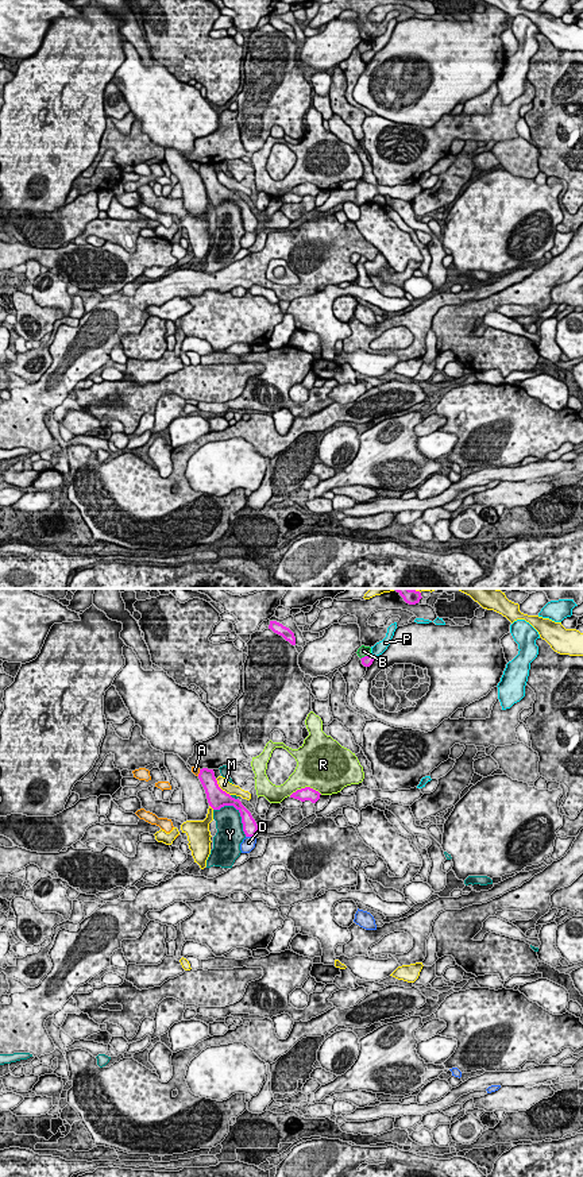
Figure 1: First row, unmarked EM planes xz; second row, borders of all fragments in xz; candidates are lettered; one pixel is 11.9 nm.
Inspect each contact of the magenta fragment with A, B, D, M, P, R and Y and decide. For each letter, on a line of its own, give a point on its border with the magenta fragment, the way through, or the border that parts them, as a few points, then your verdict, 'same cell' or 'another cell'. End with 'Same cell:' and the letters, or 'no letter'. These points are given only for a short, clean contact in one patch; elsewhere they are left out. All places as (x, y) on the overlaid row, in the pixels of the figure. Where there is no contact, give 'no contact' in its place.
A: meets magenta in xz at (200, 772); border along xz (200, 770), (197, 775); another cell
B: meets magenta in xz at (366, 656); border along xz (371, 653), (361, 659); another cell
D: meets magenta in xz at (250, 836); another cell
M: meets magenta in xz at (220, 788); another cell
P: meets magenta in xz at (373, 655); another cell
R: meets magenta in xz at (305, 787); another cell
Y: meets magenta in xz at (239, 811); another cell
Same cell: no letter

